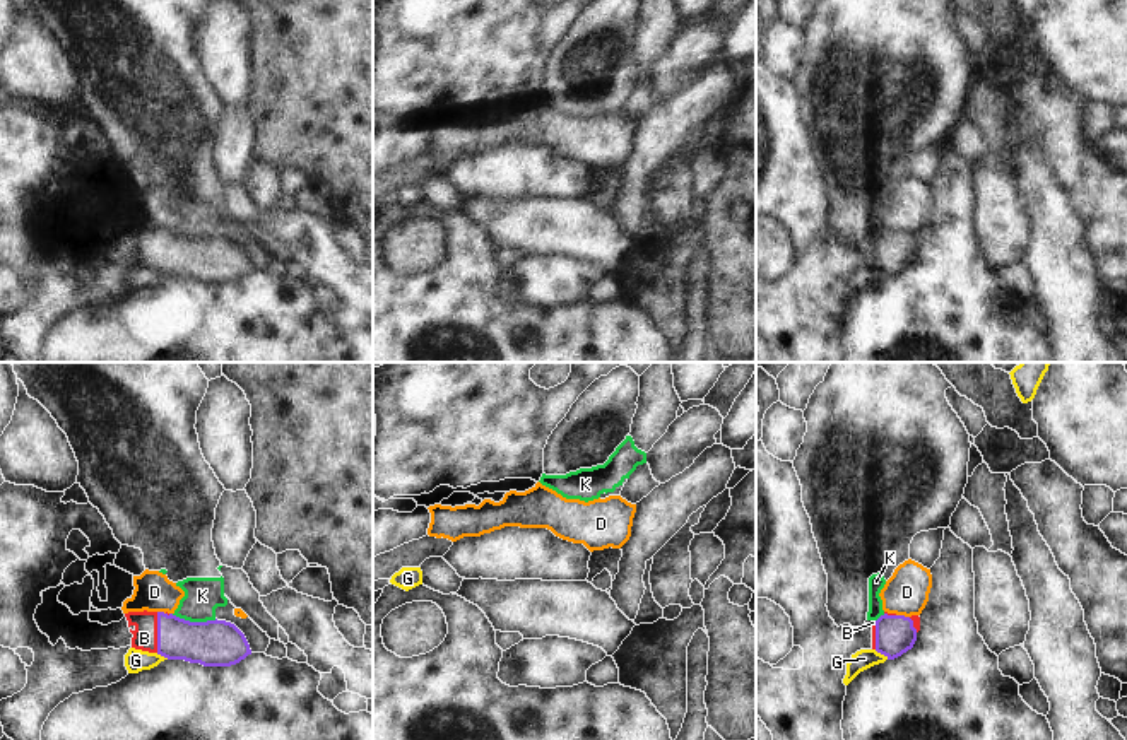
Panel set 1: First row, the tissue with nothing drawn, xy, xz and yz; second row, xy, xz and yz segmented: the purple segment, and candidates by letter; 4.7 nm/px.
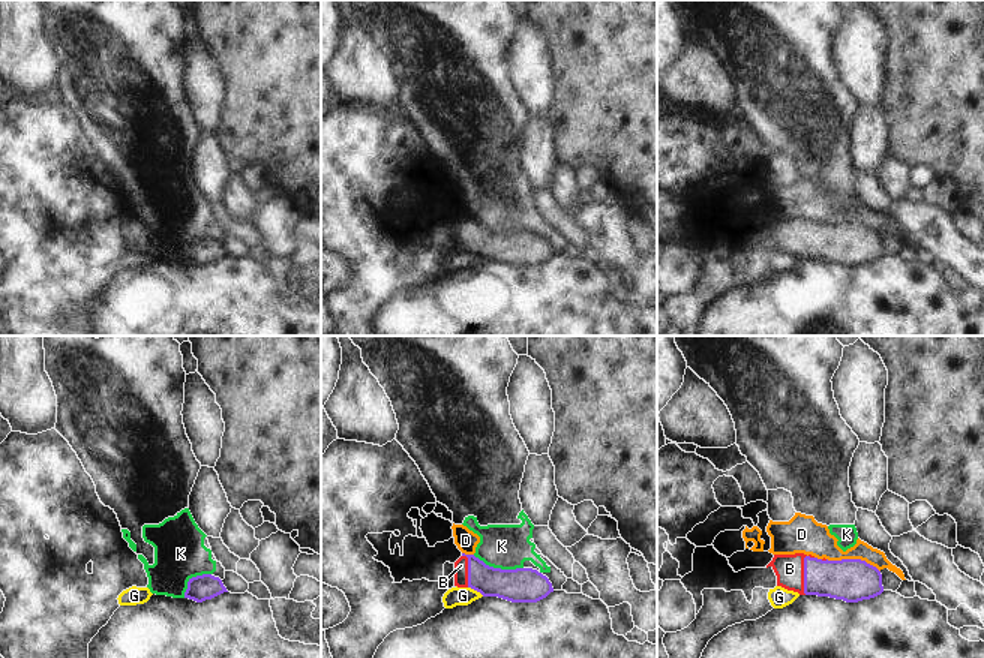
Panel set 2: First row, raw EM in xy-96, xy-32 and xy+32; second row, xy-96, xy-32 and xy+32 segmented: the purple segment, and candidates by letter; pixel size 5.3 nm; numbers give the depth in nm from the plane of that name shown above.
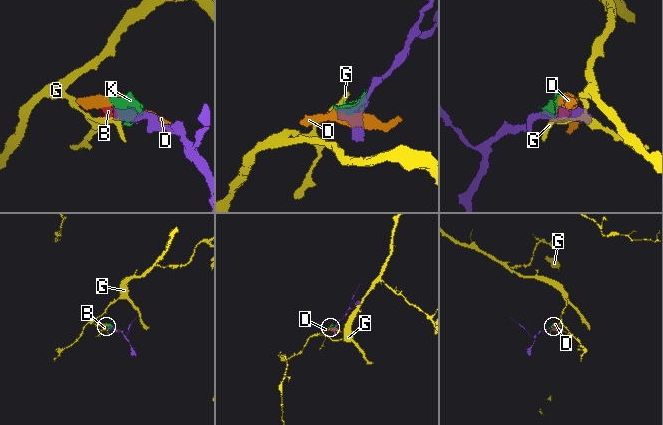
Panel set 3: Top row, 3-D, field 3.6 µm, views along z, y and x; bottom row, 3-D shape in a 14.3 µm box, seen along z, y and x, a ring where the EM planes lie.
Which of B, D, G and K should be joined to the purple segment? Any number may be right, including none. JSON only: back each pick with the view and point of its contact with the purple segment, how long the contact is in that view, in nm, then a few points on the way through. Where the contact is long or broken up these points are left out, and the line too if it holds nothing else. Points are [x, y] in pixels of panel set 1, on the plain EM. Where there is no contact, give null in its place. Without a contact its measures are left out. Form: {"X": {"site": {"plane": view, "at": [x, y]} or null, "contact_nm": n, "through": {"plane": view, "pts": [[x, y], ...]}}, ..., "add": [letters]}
{"B": {"site": {"plane": "xy", "at": [158, 250]}, "contact_nm": 190, "through": {"plane": "xy", "pts": [[209, 260], [177, 257], [158, 250], [144, 255]]}}, "add": ["B"]}

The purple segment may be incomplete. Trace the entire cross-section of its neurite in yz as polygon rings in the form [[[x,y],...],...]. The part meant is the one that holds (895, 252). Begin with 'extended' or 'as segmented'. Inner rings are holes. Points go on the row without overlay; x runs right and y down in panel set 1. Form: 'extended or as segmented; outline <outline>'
extended; outline [[[884,229],[872,239],[872,267],[894,277],[913,265],[918,248],[918,232],[905,234]]]

